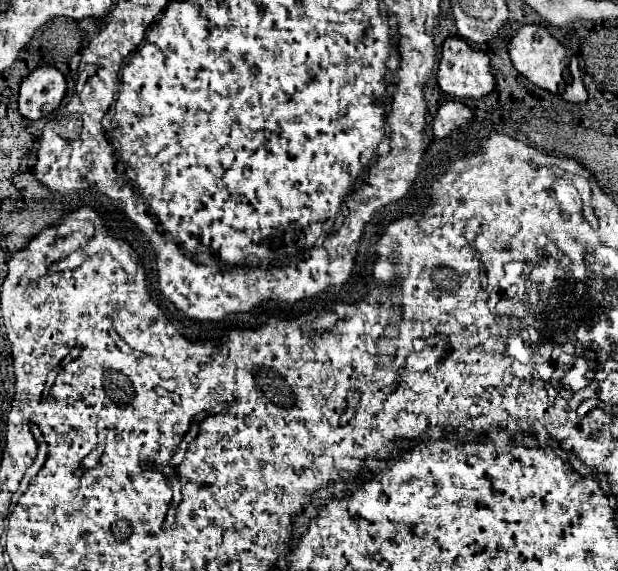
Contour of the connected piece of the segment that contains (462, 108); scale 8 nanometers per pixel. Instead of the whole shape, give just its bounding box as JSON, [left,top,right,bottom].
[431,100,473,138]

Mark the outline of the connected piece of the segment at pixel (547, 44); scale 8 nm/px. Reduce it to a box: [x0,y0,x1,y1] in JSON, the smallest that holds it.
[509,24,587,104]

